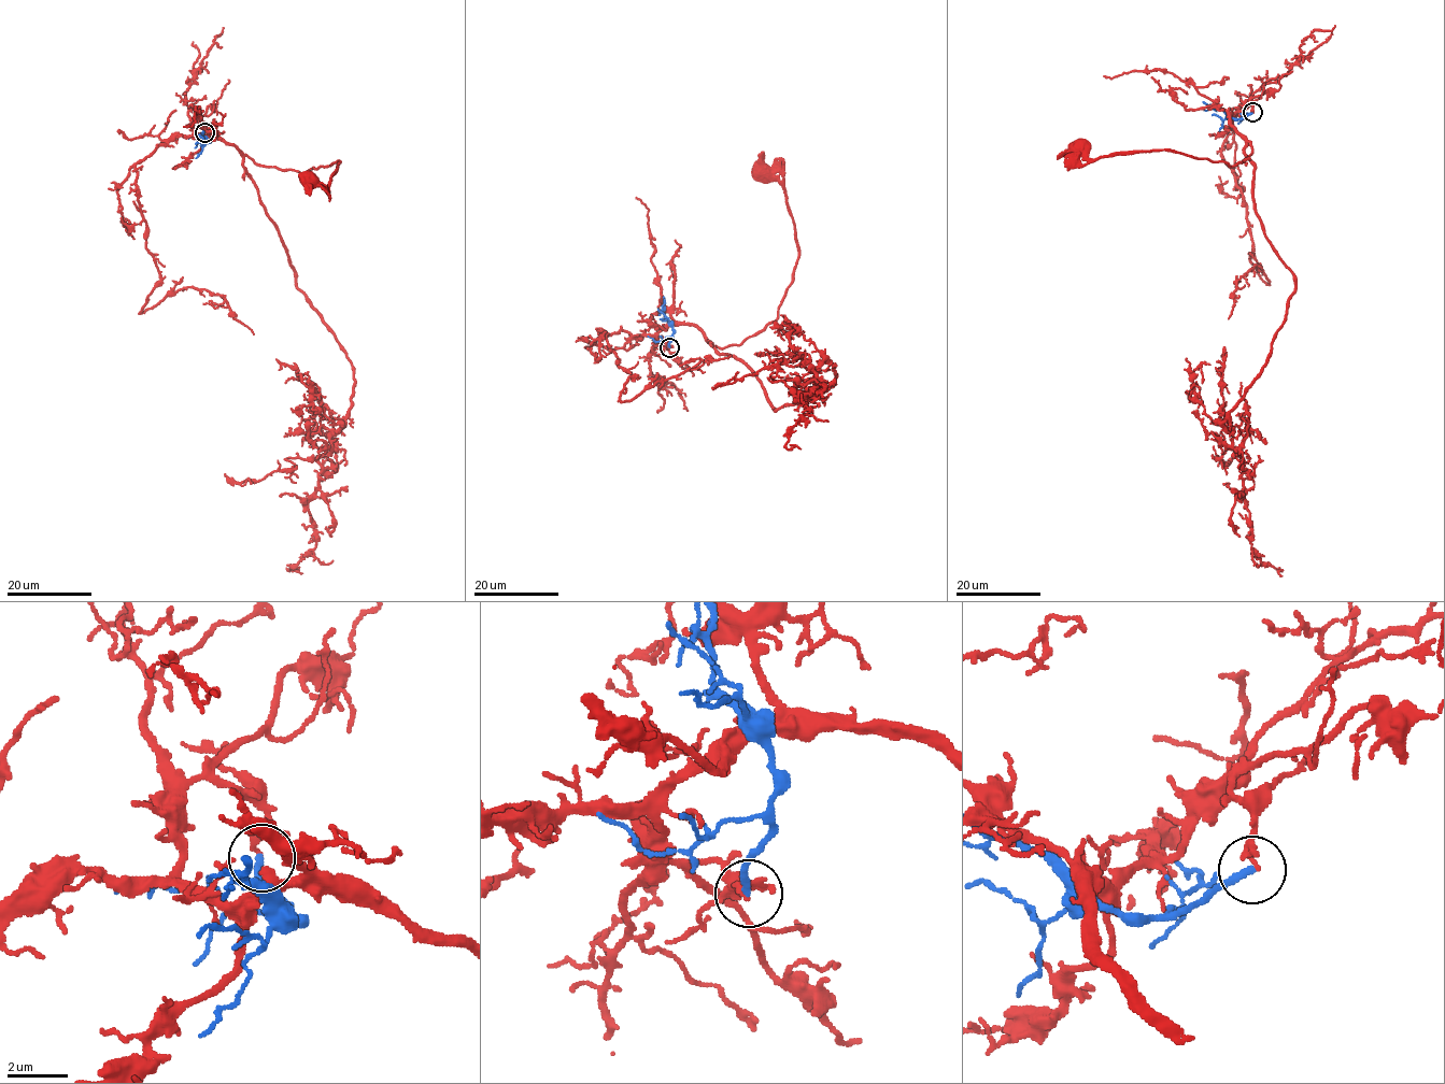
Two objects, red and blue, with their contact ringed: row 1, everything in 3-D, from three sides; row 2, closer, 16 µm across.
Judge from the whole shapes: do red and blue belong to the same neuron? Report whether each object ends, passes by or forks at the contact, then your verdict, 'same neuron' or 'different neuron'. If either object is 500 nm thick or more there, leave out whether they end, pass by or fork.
red ends; blue ends; different neuron

